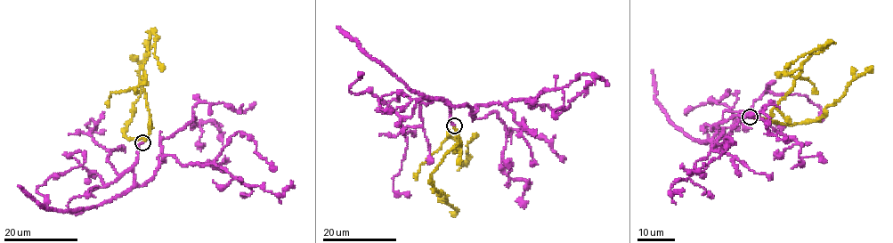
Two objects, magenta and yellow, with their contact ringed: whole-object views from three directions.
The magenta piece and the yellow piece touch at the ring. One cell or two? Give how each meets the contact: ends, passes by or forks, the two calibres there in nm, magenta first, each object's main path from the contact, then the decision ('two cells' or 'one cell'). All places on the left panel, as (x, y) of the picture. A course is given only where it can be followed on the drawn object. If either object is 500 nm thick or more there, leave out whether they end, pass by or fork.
magenta ends there; yellow ends there; 260 nm thick on the magenta side, 260 nm on the other; magenta runs (142, 142), (133, 174), (143, 185), (158, 167), (164, 138), (195, 117), (194, 125), (220, 125); yellow runs (142, 142), (149, 129), (142, 65), (150, 33), (155, 35), (155, 56), (163, 71); one cell

